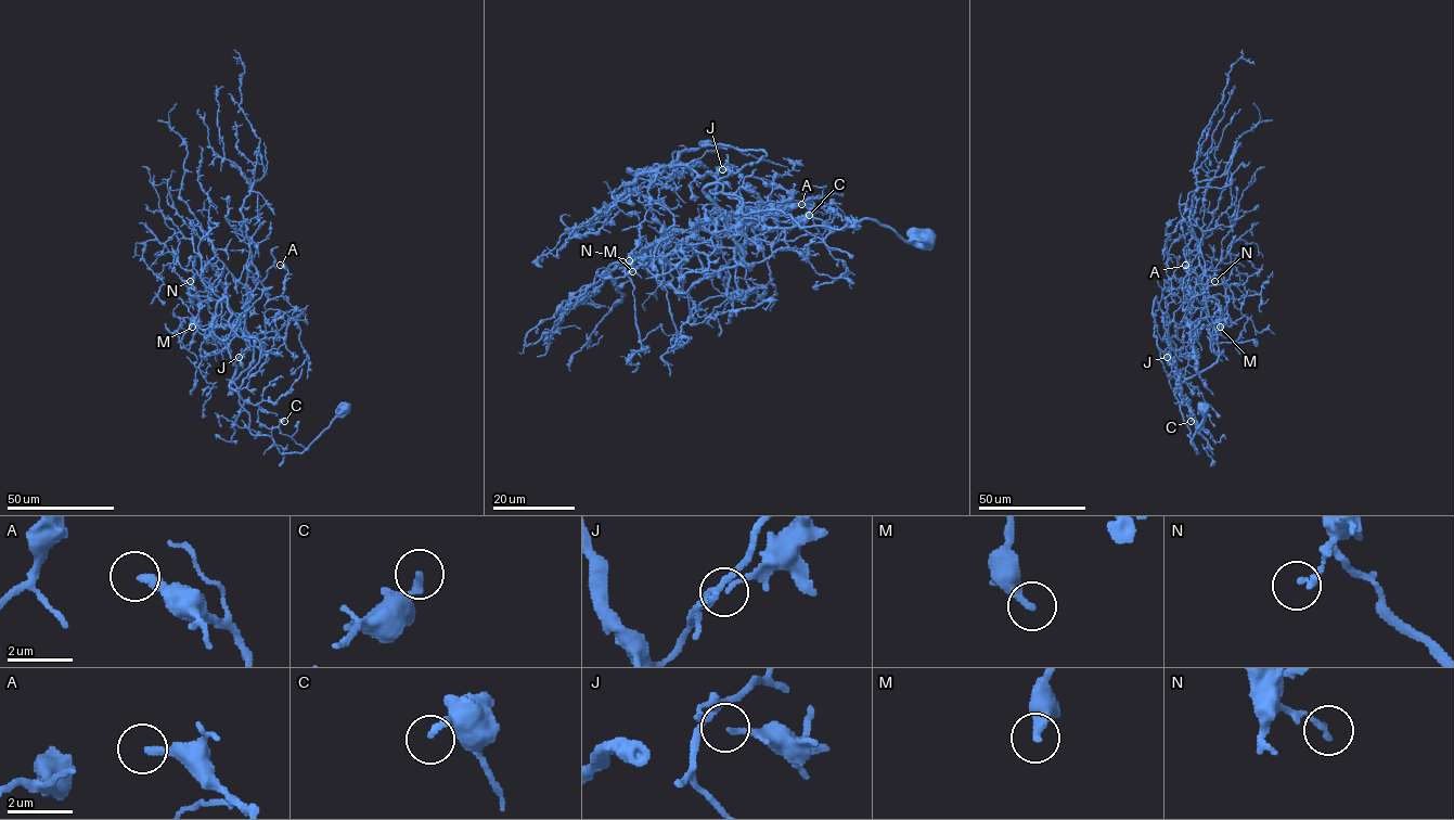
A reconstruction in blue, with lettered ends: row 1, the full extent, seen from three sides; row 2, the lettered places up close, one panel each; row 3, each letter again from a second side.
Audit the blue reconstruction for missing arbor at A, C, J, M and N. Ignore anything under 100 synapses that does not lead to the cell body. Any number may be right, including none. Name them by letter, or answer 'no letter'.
no letter

